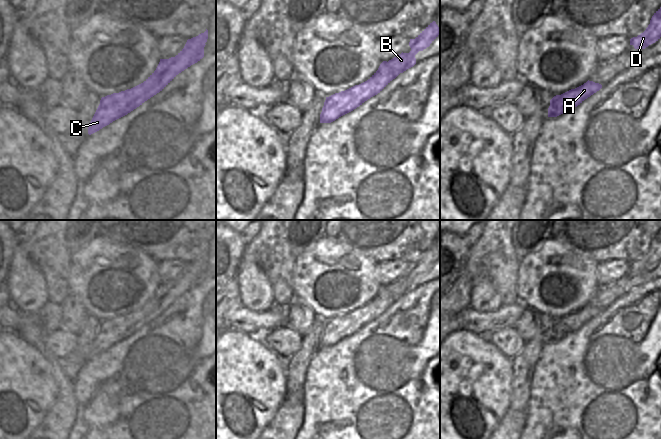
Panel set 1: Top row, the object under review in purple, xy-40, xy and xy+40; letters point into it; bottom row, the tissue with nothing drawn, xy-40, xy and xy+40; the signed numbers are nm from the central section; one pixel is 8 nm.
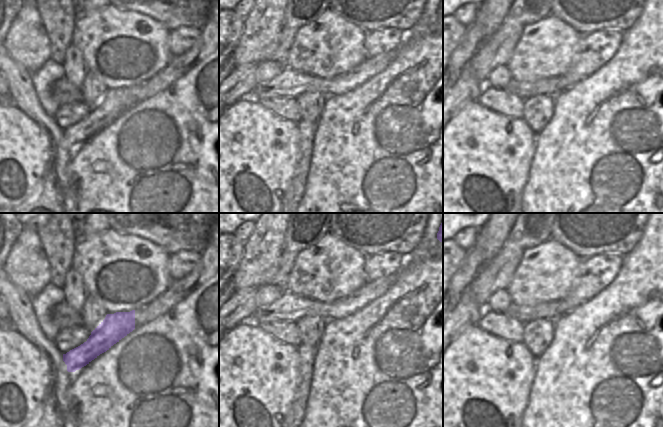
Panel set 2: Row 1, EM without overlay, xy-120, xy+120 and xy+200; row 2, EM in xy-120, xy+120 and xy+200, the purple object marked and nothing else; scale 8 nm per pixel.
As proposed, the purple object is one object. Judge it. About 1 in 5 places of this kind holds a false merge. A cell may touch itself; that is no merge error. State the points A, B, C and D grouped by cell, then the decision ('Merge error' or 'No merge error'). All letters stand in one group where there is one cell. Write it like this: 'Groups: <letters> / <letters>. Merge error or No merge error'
Groups: A B C D. No merge error

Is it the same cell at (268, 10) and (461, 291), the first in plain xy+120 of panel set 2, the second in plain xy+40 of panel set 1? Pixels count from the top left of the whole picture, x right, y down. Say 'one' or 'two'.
one

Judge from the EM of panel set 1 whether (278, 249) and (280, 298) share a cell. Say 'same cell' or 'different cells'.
same cell

